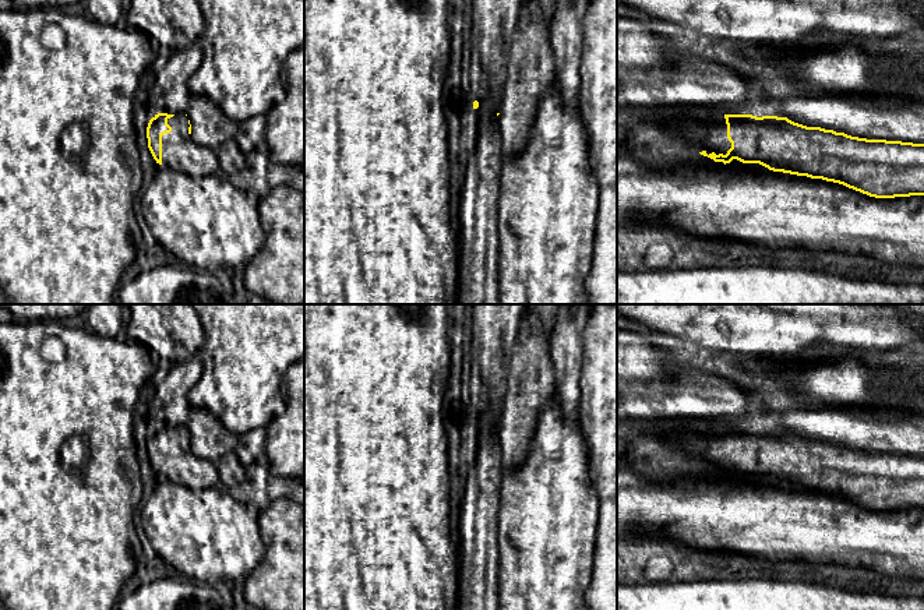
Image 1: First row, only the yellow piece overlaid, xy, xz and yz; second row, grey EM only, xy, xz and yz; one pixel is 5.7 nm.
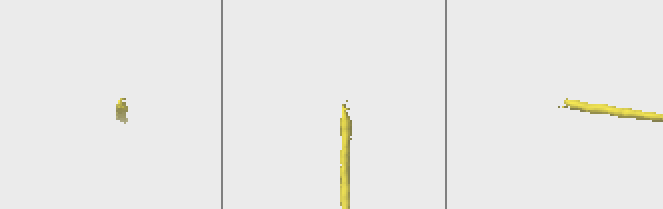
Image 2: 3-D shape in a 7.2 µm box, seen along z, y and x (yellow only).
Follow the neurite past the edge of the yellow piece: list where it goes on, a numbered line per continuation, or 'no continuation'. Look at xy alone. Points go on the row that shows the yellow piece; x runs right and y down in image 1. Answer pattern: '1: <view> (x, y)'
1: xy (179, 152)

